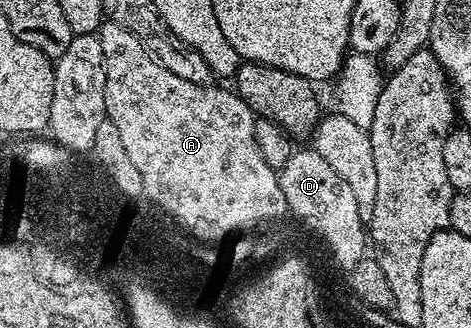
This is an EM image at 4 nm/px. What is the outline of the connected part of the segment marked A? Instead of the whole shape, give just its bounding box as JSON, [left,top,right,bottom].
[97,21,287,244]

